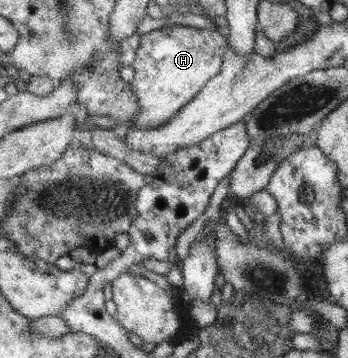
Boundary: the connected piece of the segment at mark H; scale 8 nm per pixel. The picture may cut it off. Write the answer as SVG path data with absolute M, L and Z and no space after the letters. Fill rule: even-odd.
M171 25L139 36L139 47L132 63L135 77L130 83L139 101L139 114L129 120L129 126L145 130L167 123L213 76L219 74L227 51L227 35L218 28Z

